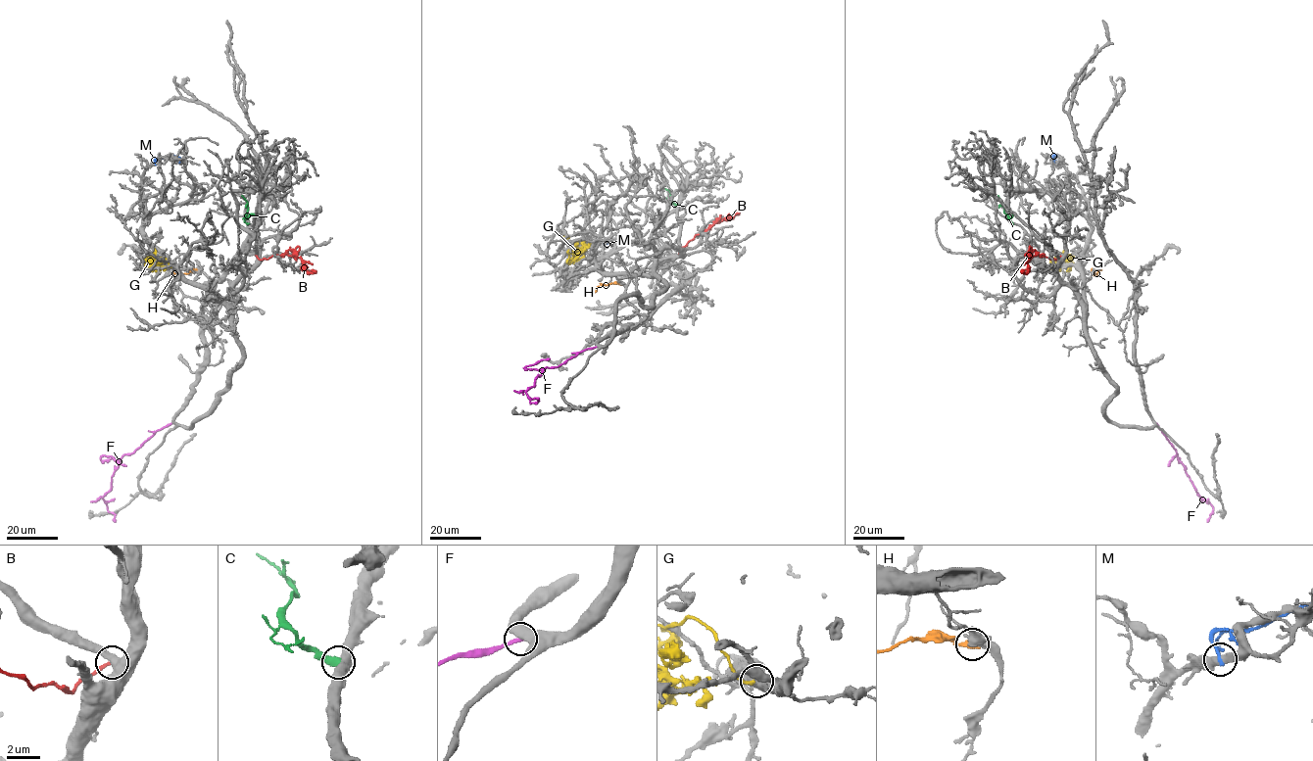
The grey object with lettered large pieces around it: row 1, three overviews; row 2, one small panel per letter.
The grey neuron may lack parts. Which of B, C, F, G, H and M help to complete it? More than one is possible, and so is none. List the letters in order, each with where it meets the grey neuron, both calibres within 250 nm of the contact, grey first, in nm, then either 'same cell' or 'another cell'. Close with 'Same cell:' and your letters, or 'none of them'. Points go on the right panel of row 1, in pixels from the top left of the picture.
B: (1062, 255) | 550/220 nm | another cell
C: (1014, 214) | 550/460 nm | another cell
F: (1155, 422) | 550/240 nm | another cell
G: (1054, 266) | 600/190 nm | another cell
H: (1094, 269) | 240/280 nm | another cell
M: (1053, 164) | 400/200 nm | another cell
Same cell: none of them

